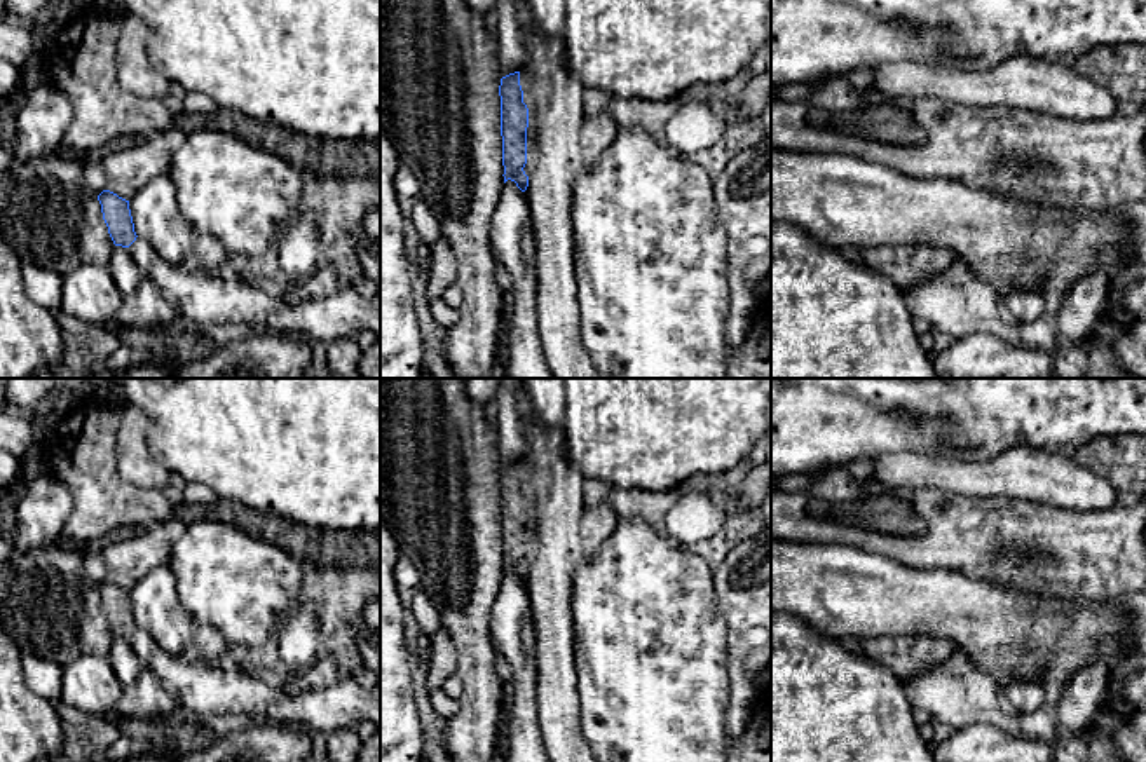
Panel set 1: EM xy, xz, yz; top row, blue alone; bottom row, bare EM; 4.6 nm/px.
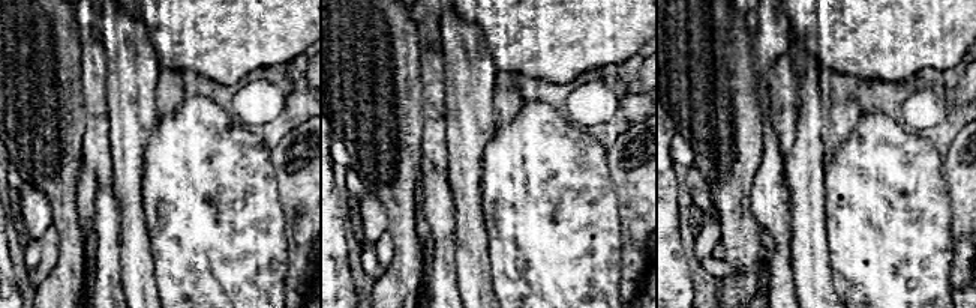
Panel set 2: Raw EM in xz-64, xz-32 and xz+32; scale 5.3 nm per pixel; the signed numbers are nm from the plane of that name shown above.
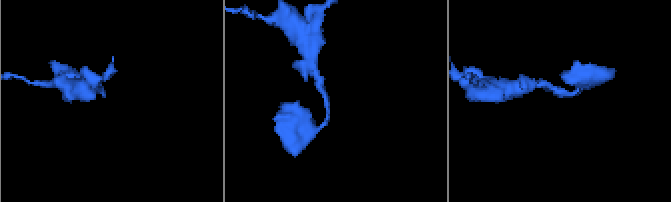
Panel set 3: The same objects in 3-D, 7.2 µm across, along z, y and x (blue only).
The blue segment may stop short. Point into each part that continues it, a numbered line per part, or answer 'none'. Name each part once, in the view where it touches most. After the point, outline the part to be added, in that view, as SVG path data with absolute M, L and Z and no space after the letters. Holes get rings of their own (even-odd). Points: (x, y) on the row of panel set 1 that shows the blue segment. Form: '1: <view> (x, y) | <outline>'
1: xz (524, 77) | M522 70L520 71L520 85L522 85L522 91L523 91L523 103L527 105L529 108L529 127L527 127L527 164L523 167L525 174L530 176L532 173L532 167L534 167L534 129L530 126L530 110L532 110L532 94L530 94L530 75Z

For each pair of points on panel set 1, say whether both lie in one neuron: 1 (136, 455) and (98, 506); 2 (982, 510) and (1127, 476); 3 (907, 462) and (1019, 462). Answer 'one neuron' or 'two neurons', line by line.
1: two neurons
2: one neuron
3: one neuron

